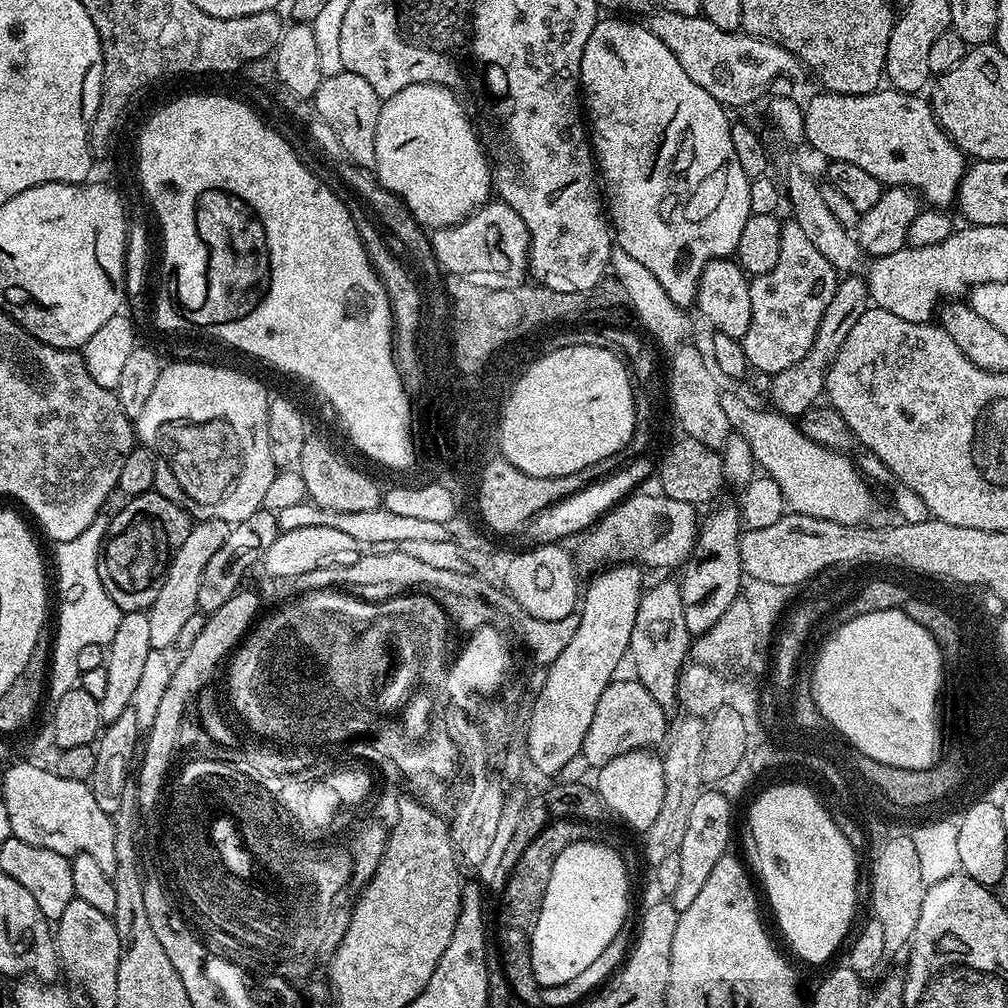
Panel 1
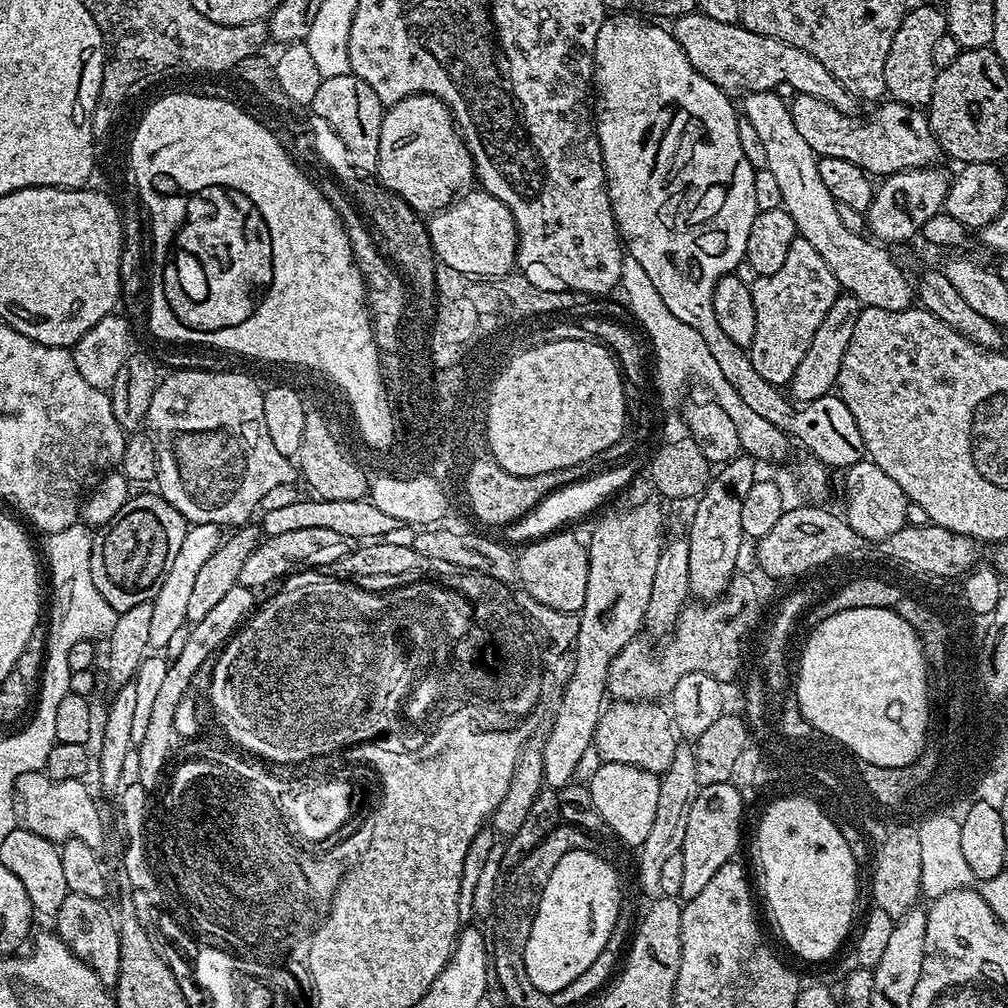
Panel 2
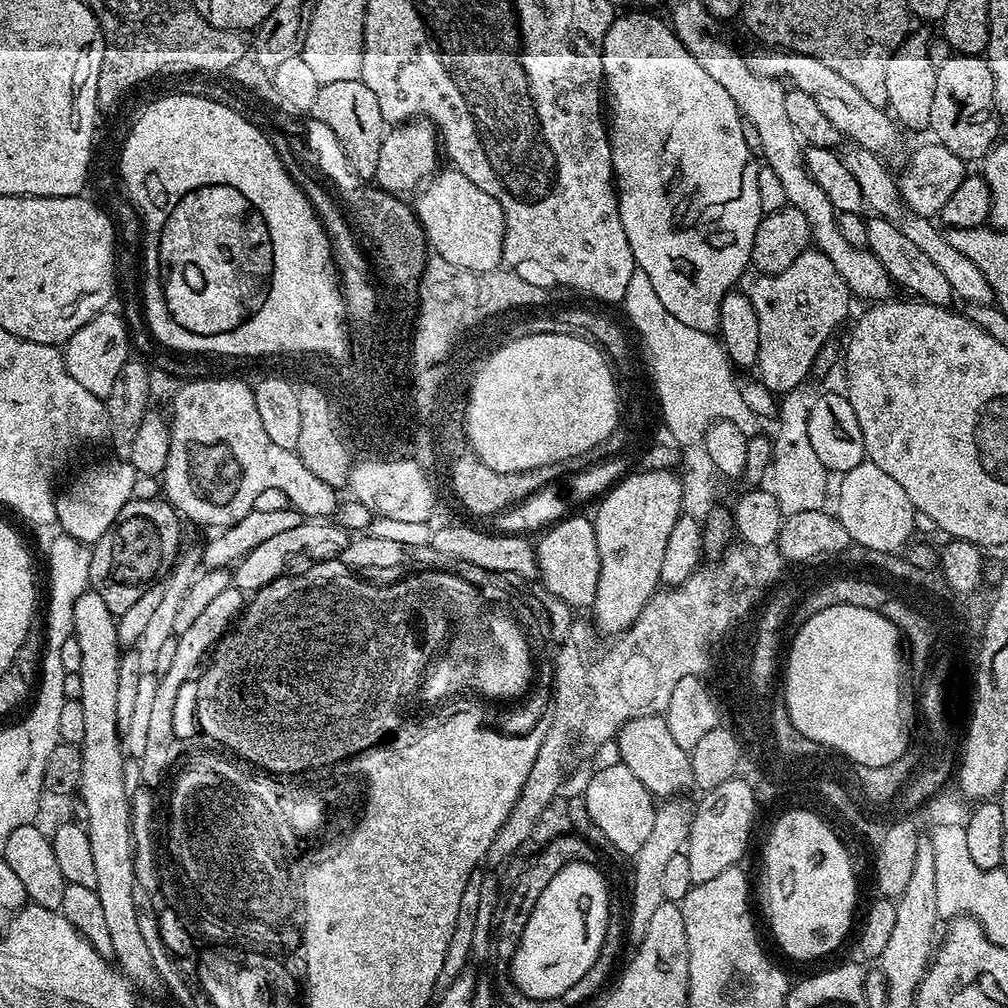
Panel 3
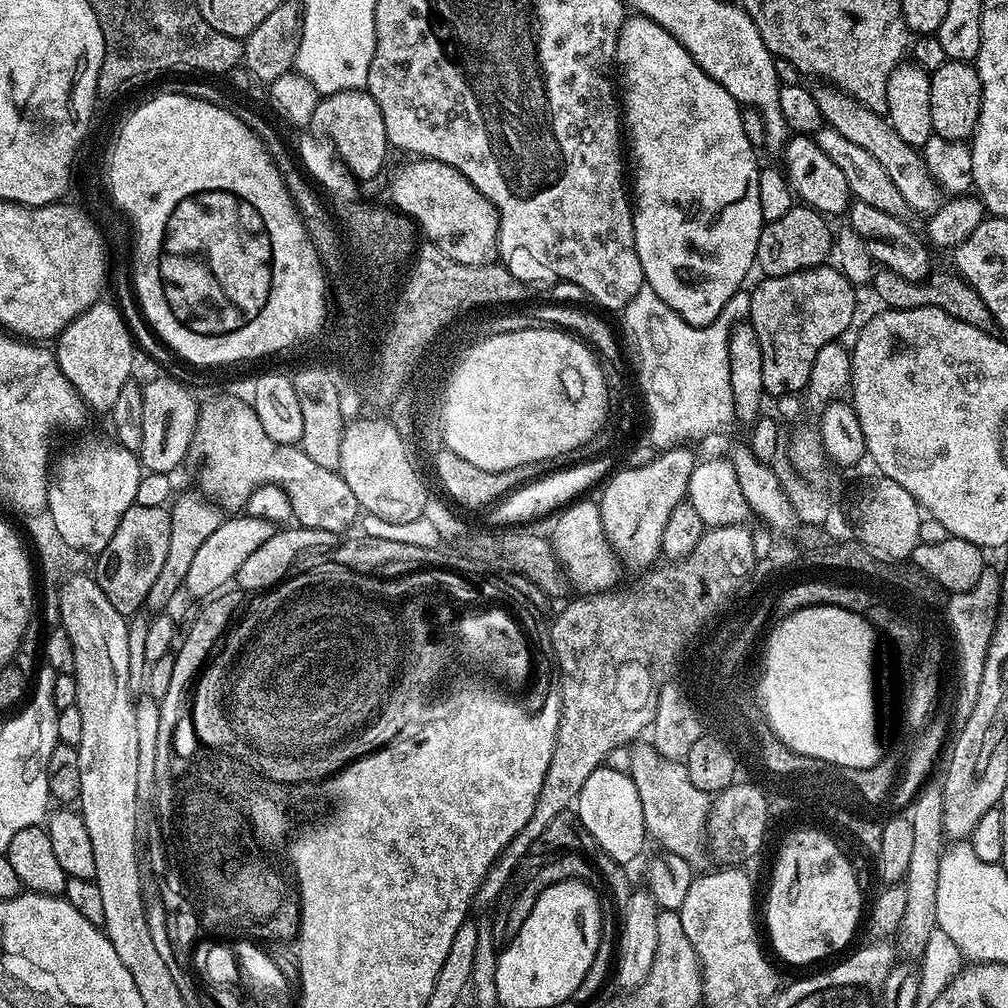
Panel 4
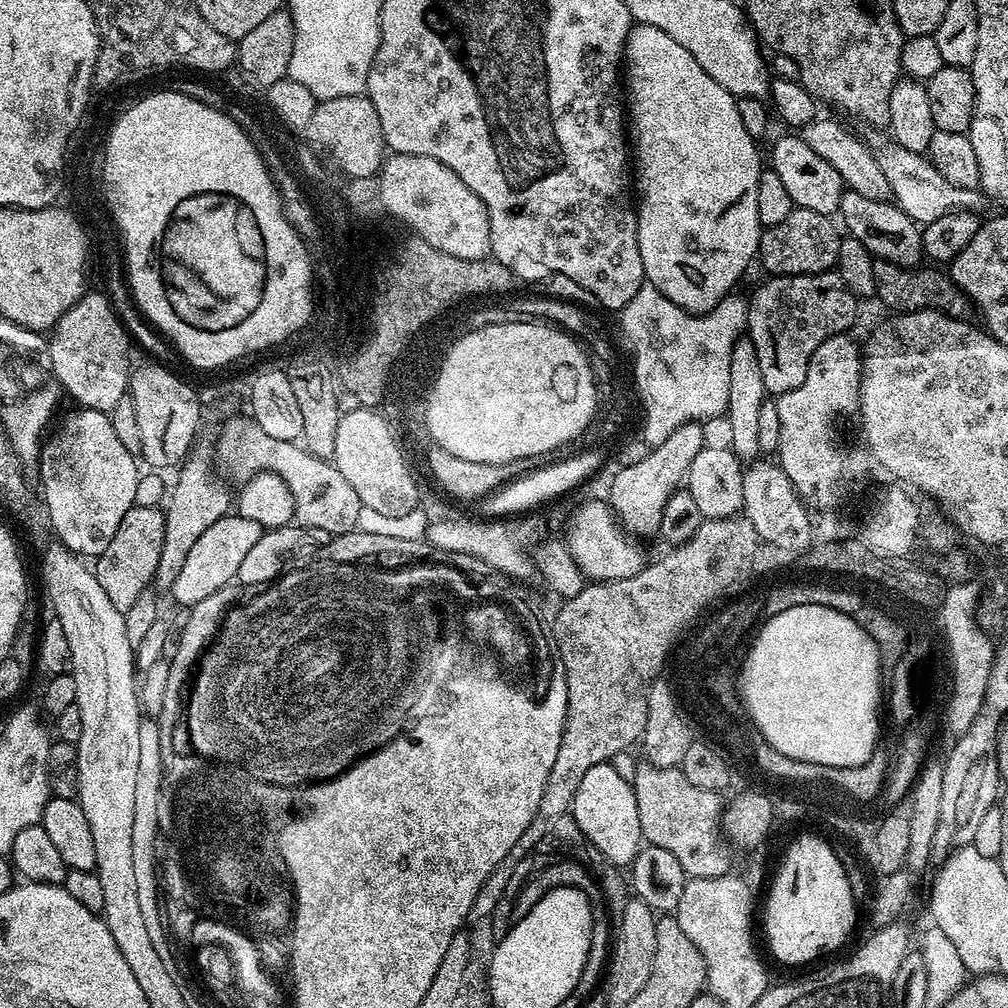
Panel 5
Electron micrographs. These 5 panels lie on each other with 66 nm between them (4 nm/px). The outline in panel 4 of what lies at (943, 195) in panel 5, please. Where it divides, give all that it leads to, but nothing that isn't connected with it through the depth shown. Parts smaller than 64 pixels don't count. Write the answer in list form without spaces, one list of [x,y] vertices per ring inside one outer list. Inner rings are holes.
[[[827,82],[817,84],[820,85],[811,89],[812,100],[818,106],[823,123],[829,128],[838,130],[838,134],[850,138],[850,142],[854,142],[854,146],[862,146],[862,150],[866,150],[866,154],[878,158],[882,170],[886,170],[886,174],[890,174],[894,186],[898,186],[898,191],[902,193],[902,198],[906,198],[913,213],[931,214],[935,212],[938,207],[938,199],[936,200],[938,189],[935,181],[928,175],[923,155],[906,142],[902,142],[902,138],[898,138],[898,134],[894,134],[891,124],[881,113],[870,110],[865,104],[855,100],[849,92],[844,92],[834,84]]]

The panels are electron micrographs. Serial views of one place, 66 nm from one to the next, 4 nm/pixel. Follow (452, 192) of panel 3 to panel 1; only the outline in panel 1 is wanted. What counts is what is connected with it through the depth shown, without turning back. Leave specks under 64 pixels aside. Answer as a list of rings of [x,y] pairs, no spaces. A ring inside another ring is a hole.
[[[486,203],[462,222],[435,229],[430,237],[433,254],[436,255],[436,260],[445,273],[465,278],[501,276],[504,279],[501,281],[504,282],[520,282],[529,275],[528,227],[506,203]]]

